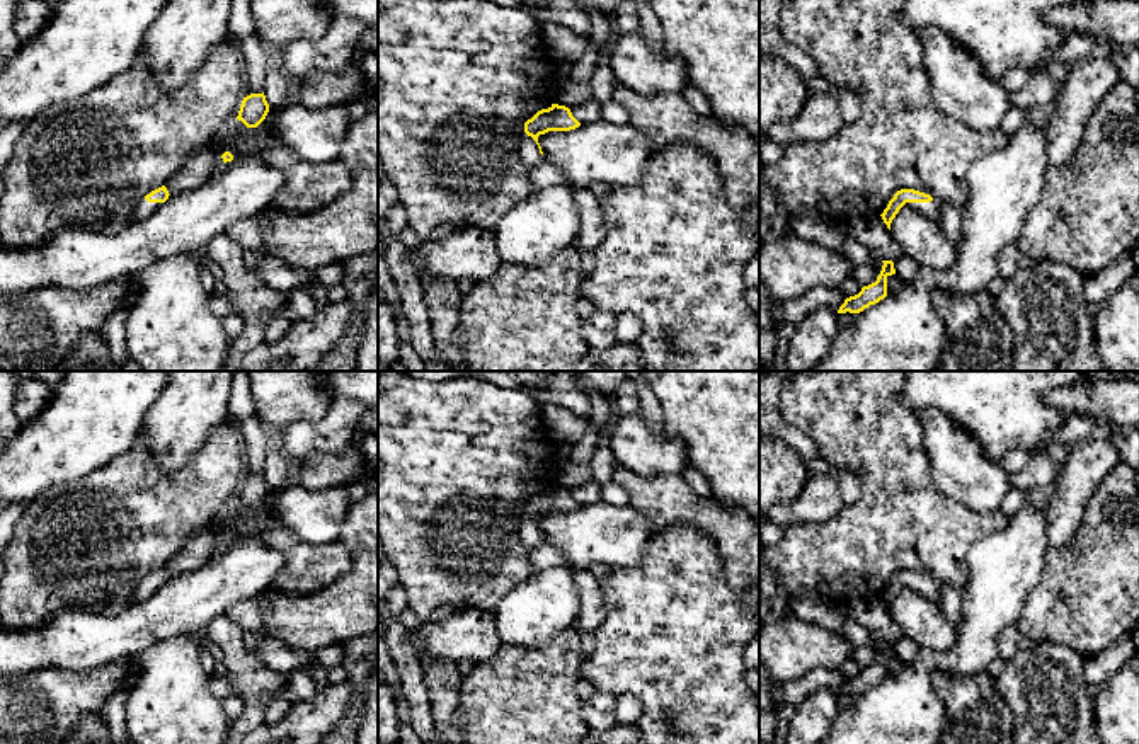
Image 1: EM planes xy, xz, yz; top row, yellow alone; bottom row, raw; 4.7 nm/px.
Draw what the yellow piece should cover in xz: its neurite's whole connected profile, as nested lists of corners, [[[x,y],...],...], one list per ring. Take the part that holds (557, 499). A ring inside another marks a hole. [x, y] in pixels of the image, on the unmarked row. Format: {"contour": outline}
{"contour": [[[552,485],[548,490],[538,492],[531,501],[524,504],[524,514],[521,516],[519,540],[523,547],[533,550],[545,541],[538,524],[540,516],[548,512],[570,512],[579,507],[581,504],[565,487]]]}

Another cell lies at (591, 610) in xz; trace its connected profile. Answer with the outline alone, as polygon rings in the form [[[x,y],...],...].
[[[575,570],[574,584],[581,601],[575,630],[594,632],[596,627],[606,618],[599,579],[594,570]]]

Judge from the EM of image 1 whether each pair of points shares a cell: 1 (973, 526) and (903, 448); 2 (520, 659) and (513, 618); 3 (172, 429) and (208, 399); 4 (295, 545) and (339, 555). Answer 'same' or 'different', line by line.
1: same
2: different
3: same
4: same

